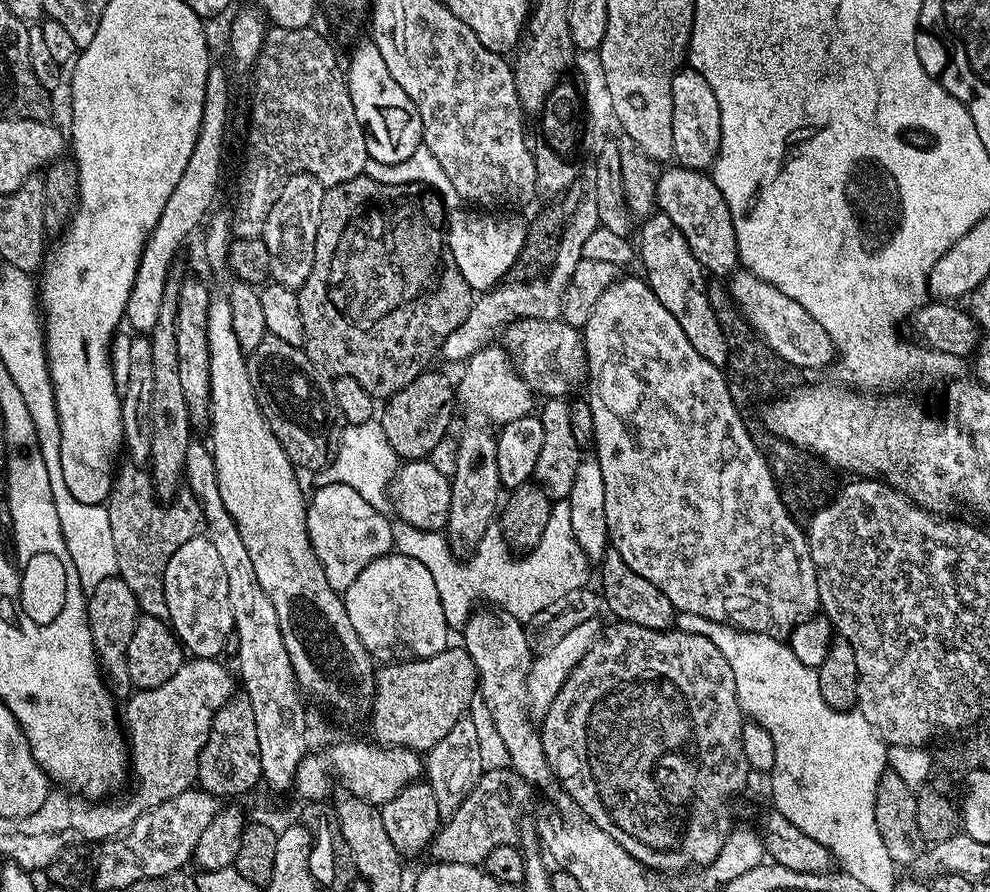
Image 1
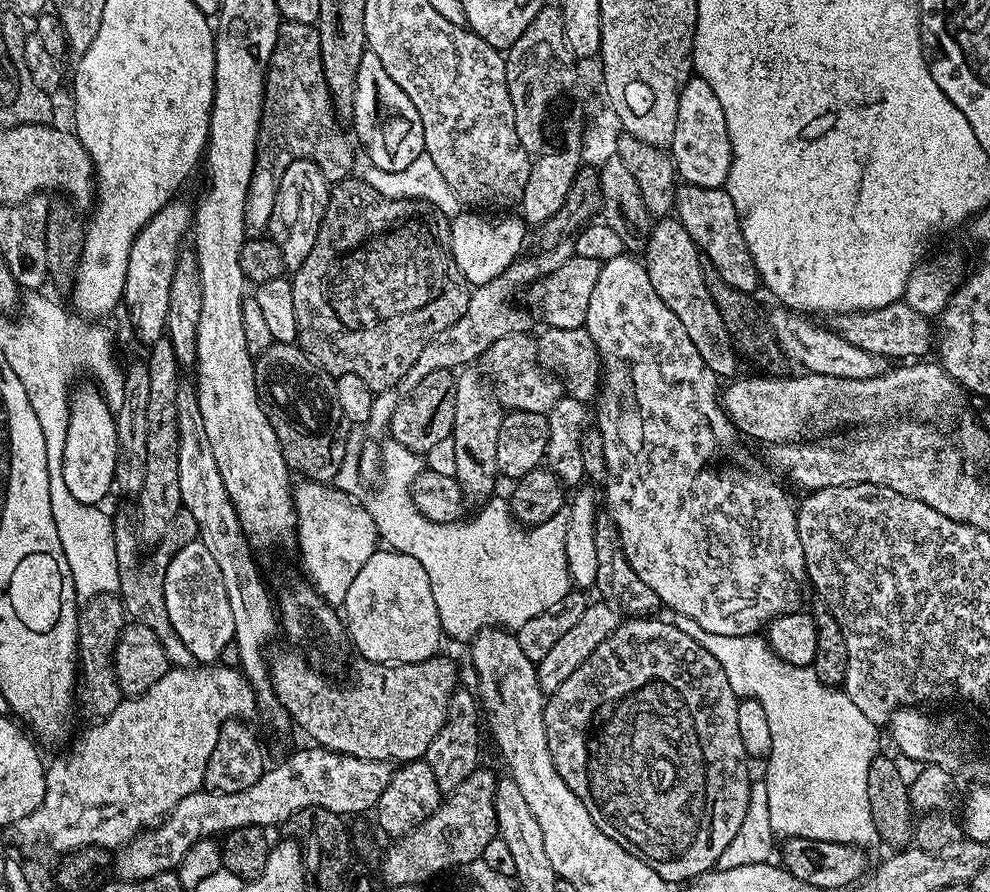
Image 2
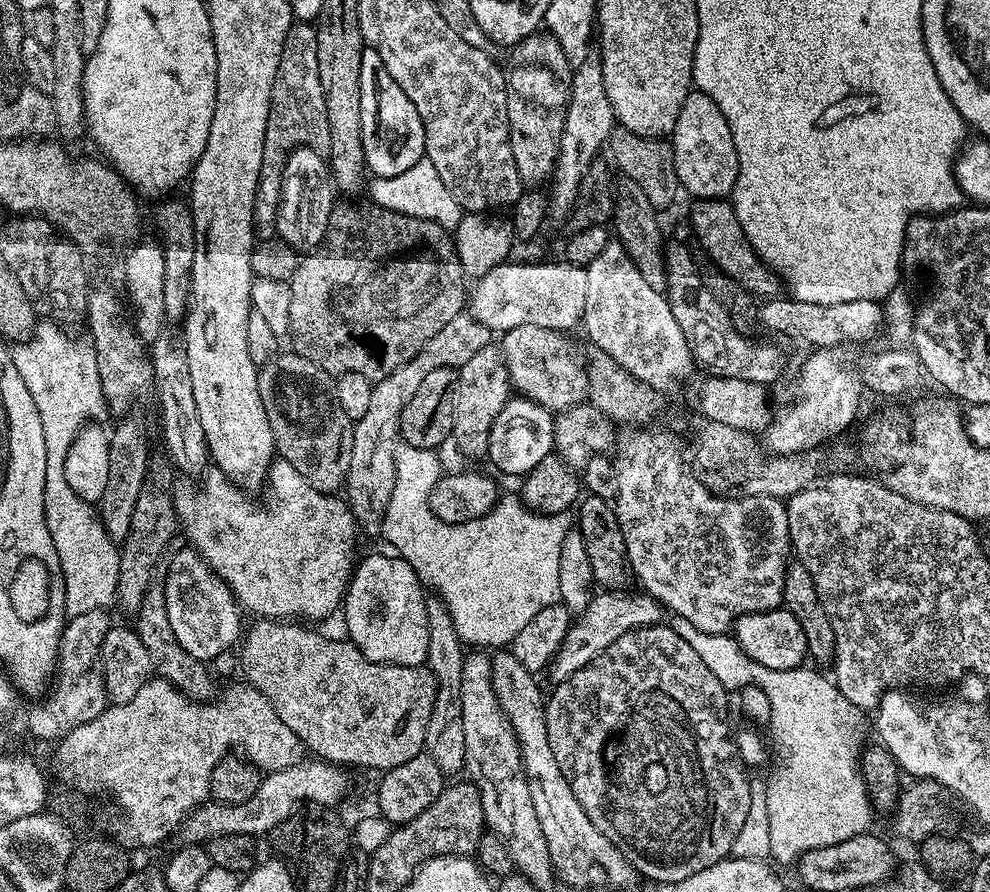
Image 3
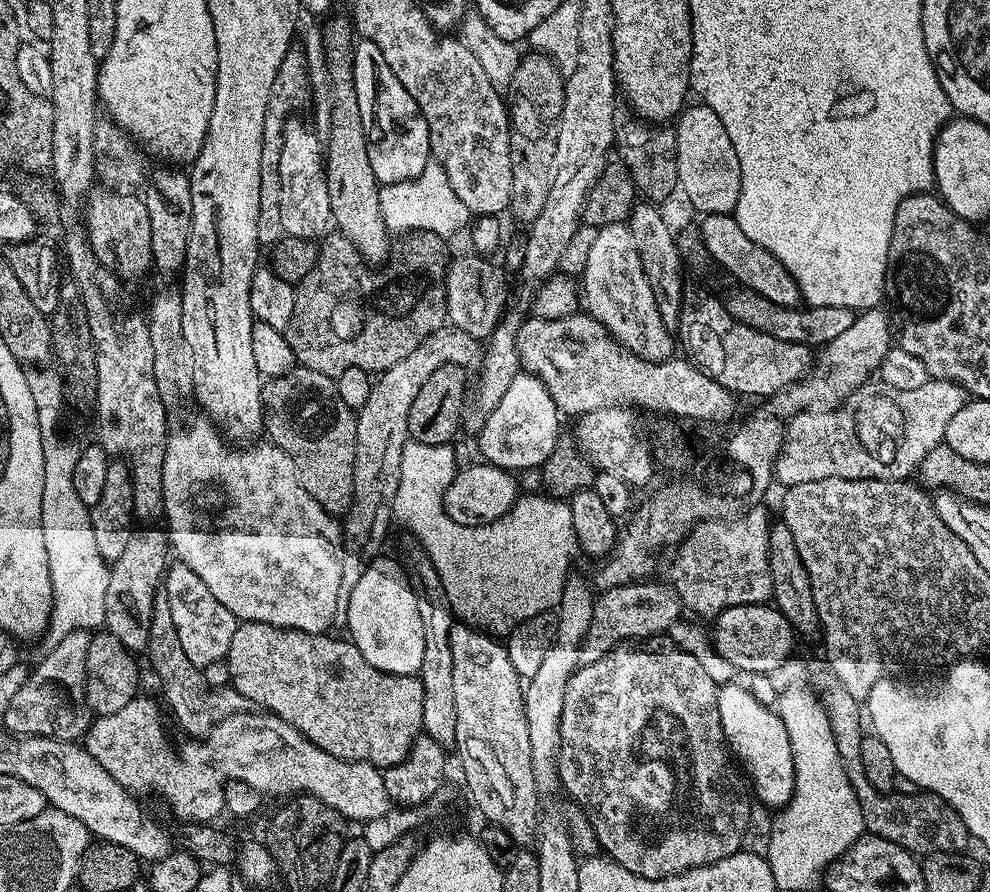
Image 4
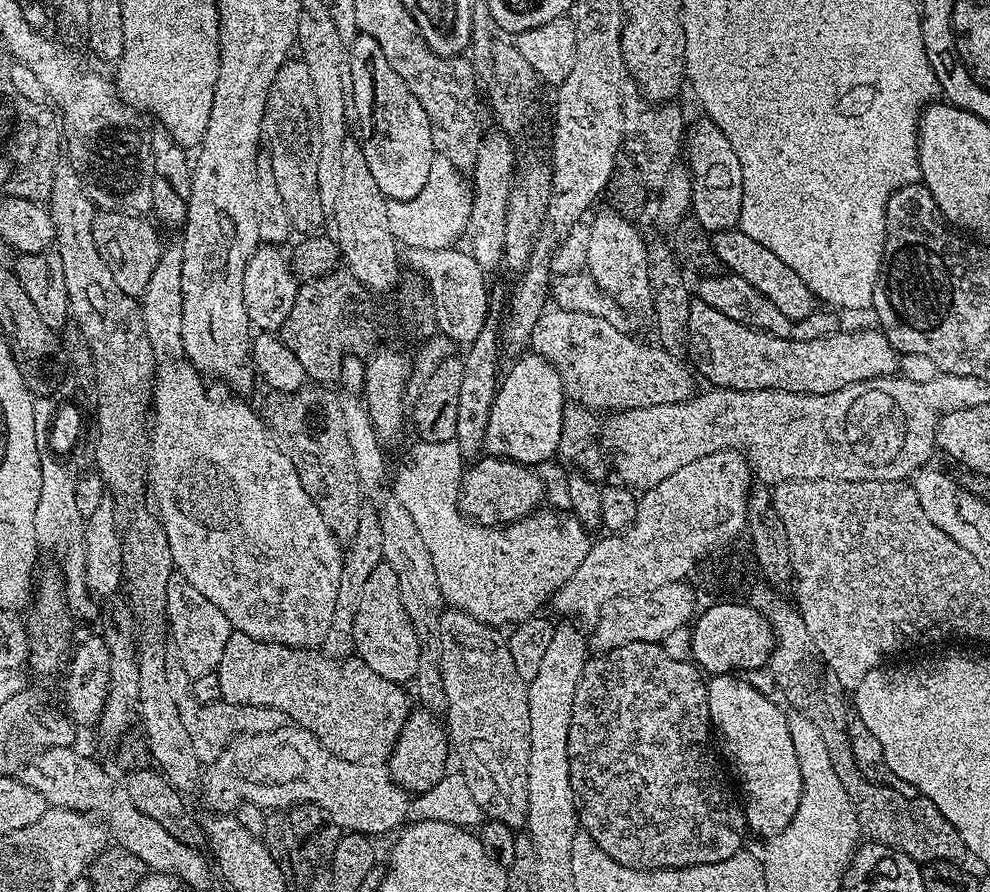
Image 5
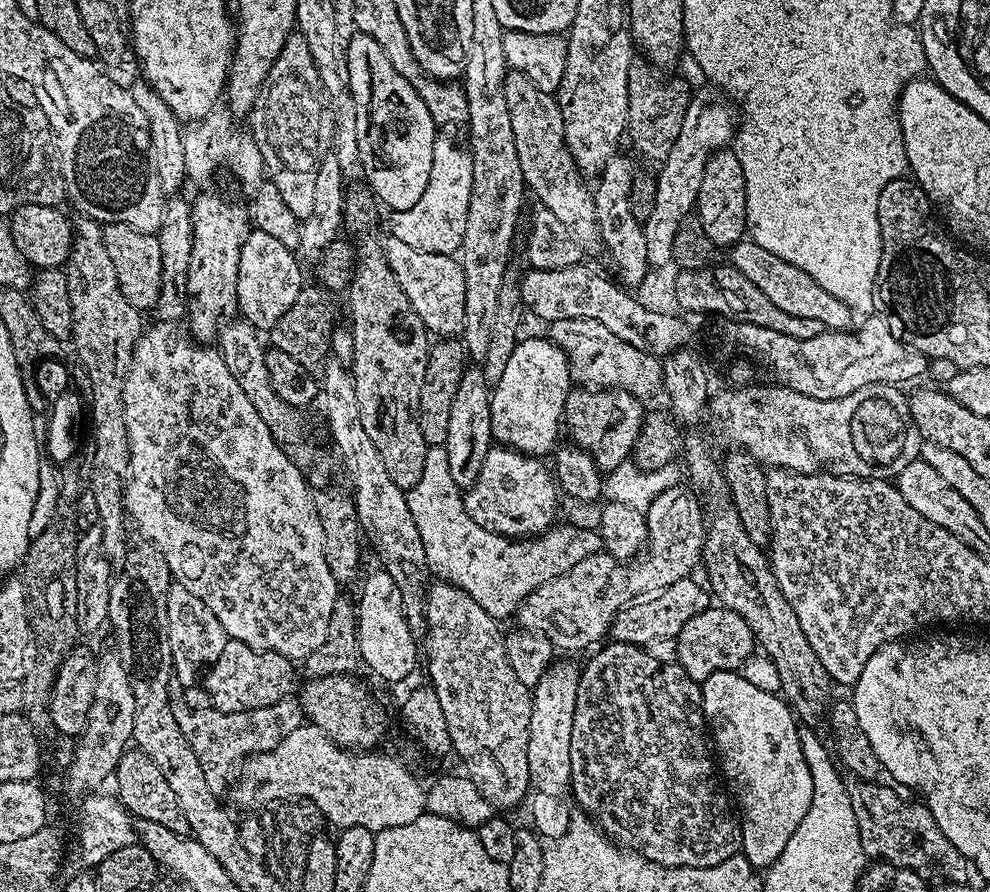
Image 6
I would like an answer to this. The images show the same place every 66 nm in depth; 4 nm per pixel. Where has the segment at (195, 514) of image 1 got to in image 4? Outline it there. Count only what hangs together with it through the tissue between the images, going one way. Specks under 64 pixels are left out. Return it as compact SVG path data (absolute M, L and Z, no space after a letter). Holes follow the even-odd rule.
M163 594L157 595L152 611L152 621L148 630L148 646L146 657L152 663L156 676L160 679L160 688L176 715L176 720L192 738L203 738L216 727L218 722L230 718L235 712L243 712L249 707L250 701L245 696L237 696L230 687L207 688L202 686L201 669L195 668L186 658L182 650L182 642L178 642L178 630L174 630L174 618L170 618L168 599Z

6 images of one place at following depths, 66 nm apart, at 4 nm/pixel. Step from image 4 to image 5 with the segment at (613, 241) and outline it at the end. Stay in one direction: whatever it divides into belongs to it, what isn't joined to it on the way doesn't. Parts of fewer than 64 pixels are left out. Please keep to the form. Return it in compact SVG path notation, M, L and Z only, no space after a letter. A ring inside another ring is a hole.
M619 211L600 212L590 220L590 258L587 273L611 300L625 310L640 308L653 299L652 283L648 277L648 244L640 237L637 225L620 215Z

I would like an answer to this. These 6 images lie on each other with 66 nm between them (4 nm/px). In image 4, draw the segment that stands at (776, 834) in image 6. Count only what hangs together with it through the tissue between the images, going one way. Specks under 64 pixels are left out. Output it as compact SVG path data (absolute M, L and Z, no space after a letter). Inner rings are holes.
M736 683L719 685L716 690L718 718L722 722L724 739L731 755L738 761L754 796L756 791L756 796L760 799L757 801L769 810L779 810L790 802L794 790L794 762L790 738L786 734L786 728L782 726L779 711L761 704L743 683Z

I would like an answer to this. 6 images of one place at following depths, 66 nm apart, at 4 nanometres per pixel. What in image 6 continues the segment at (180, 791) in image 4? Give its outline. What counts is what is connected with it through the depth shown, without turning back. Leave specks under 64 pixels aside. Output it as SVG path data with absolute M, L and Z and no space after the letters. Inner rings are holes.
M305 722L300 725L298 730L290 730L290 734L278 746L274 746L269 752L258 752L247 757L246 765L248 764L248 777L241 782L236 788L236 800L242 807L248 808L244 810L258 810L254 808L264 808L267 804L275 805L277 802L285 800L303 800L320 810L321 816L329 825L333 824L336 830L341 828L349 828L350 826L366 826L371 832L378 833L383 828L393 828L394 826L406 826L406 822L414 822L414 818L424 815L428 802L428 793L425 785L420 785L420 780L407 768L404 764L399 764L392 756L383 756L380 750L349 750L340 748L332 739L328 737L322 730L318 730L318 726L314 726L311 722Z

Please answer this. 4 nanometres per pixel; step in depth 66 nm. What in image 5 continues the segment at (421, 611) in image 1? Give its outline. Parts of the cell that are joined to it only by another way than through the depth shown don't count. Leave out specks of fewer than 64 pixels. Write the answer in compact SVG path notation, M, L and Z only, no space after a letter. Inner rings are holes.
M385 562L376 567L362 586L362 598L352 623L354 652L374 674L395 684L407 685L418 670L419 640L414 626L403 608L399 593L398 574Z

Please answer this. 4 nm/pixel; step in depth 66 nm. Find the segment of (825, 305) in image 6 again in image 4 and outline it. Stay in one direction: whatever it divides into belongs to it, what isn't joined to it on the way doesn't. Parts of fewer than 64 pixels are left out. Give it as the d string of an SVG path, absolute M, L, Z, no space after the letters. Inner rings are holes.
M714 214L704 216L701 221L698 227L702 242L706 242L706 250L714 254L715 260L732 275L739 287L754 290L762 294L762 298L770 298L770 302L783 308L795 308L801 303L798 282L794 282L790 270L786 270L786 266L782 266L782 262L778 262L778 258L774 258L770 250L758 246L758 242L750 242L750 238L746 238L746 233L742 231L742 226L738 226L735 215Z

